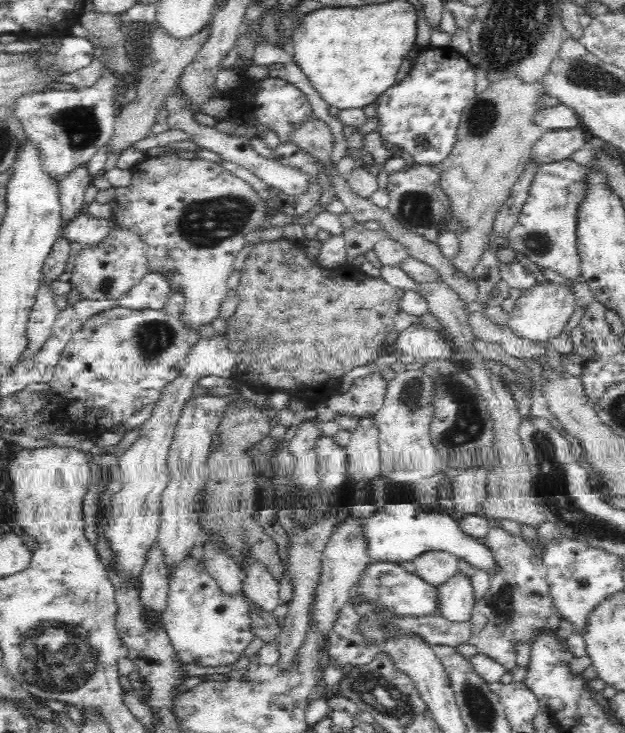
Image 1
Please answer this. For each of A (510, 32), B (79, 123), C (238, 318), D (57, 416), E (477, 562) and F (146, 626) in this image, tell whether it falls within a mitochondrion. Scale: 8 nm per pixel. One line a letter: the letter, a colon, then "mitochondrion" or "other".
A: mitochondrion
B: mitochondrion
C: other
D: other
E: other
F: other

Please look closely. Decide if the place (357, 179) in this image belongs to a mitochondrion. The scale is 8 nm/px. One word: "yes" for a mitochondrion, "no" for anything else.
no

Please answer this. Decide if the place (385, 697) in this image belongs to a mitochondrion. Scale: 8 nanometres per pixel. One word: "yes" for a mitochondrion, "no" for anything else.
yes

